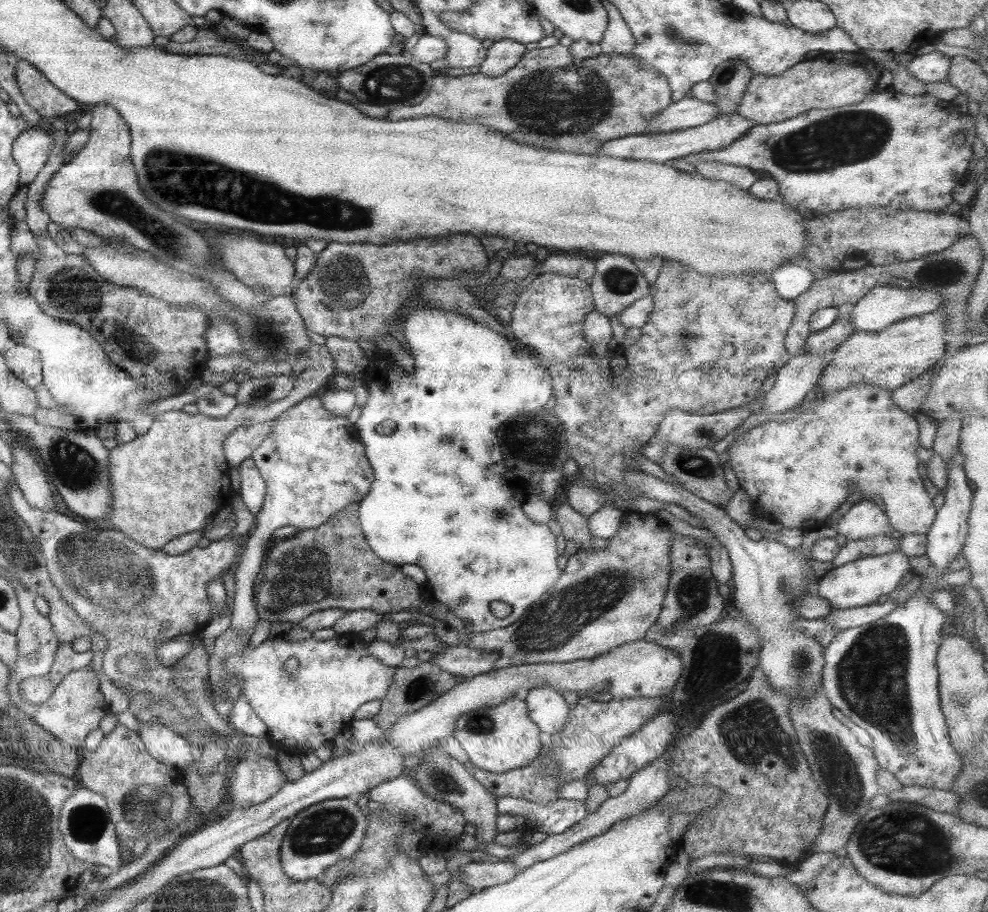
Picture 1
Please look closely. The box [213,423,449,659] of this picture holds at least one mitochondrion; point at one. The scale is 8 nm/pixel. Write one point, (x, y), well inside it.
(308, 572)

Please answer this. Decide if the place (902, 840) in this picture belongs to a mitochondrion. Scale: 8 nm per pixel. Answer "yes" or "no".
yes

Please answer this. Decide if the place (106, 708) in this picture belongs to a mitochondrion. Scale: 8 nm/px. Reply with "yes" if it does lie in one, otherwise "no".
no

